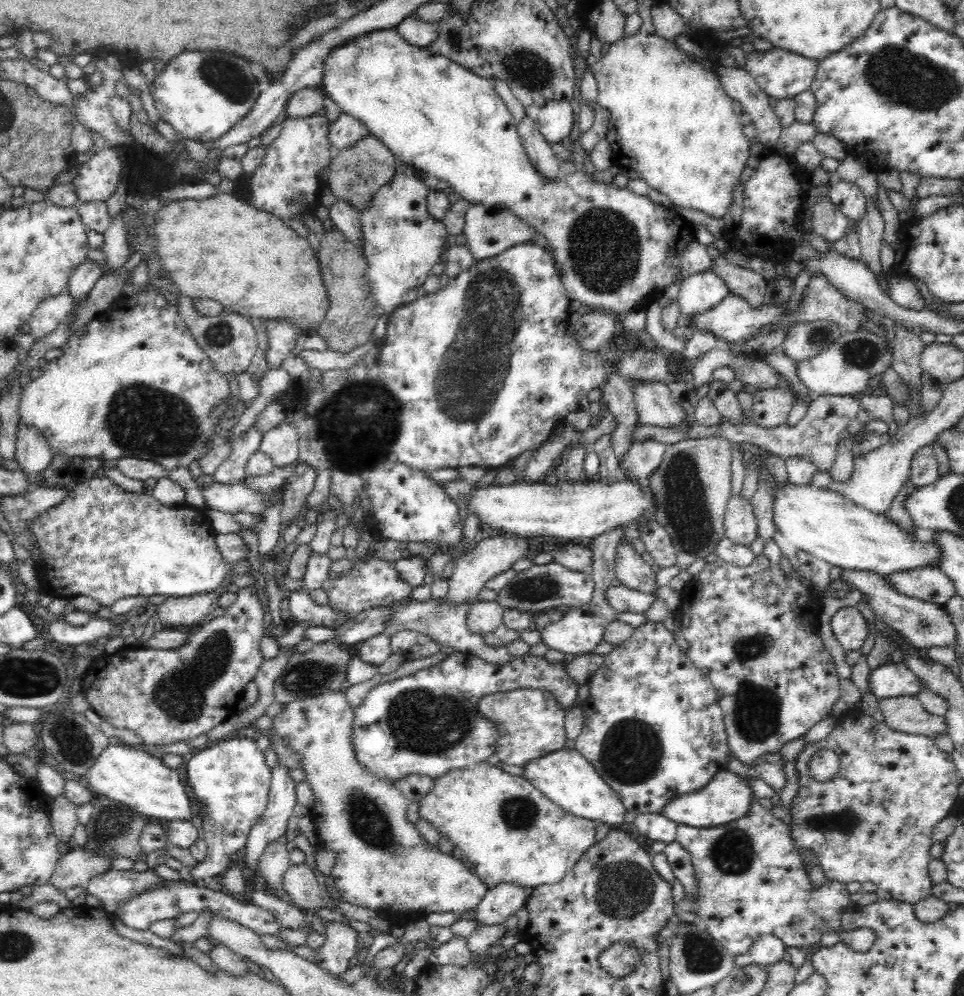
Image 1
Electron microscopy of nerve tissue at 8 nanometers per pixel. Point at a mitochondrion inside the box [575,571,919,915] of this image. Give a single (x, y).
(631, 751)

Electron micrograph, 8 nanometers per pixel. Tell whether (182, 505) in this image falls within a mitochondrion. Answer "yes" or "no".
no

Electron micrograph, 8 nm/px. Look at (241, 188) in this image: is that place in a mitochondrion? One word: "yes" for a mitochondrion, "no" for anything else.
no

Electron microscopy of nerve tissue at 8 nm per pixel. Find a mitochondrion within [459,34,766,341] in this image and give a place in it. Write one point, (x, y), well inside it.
(603, 250)

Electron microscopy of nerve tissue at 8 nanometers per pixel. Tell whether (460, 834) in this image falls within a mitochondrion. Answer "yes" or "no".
no

